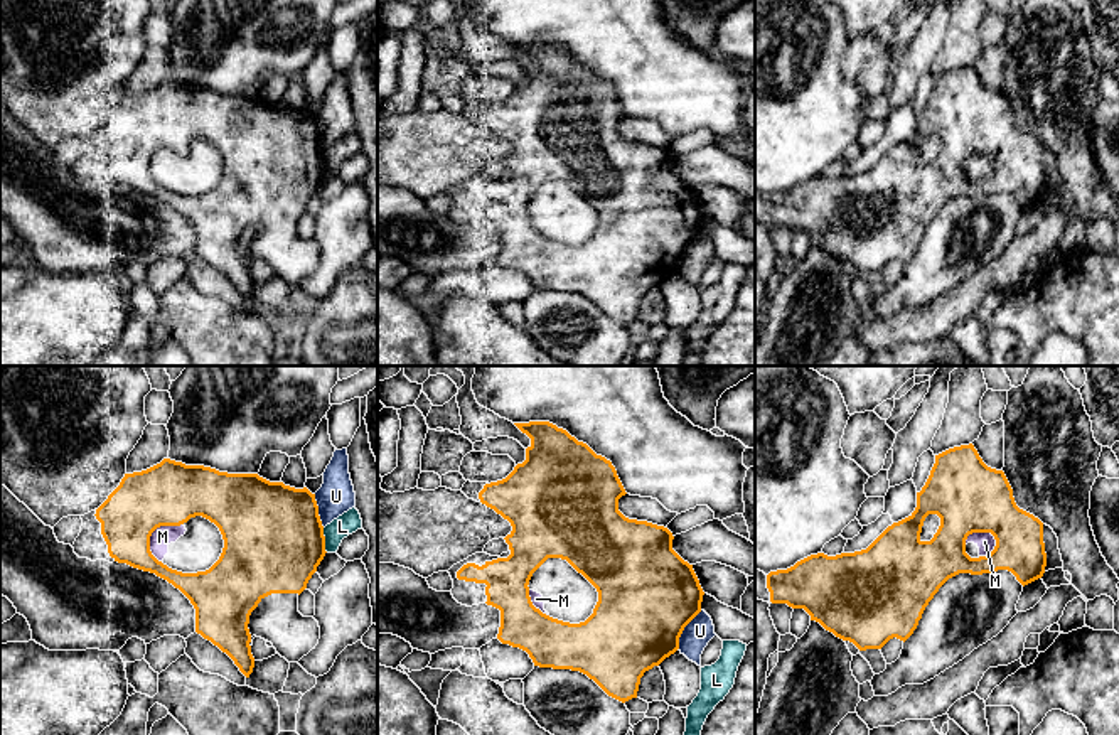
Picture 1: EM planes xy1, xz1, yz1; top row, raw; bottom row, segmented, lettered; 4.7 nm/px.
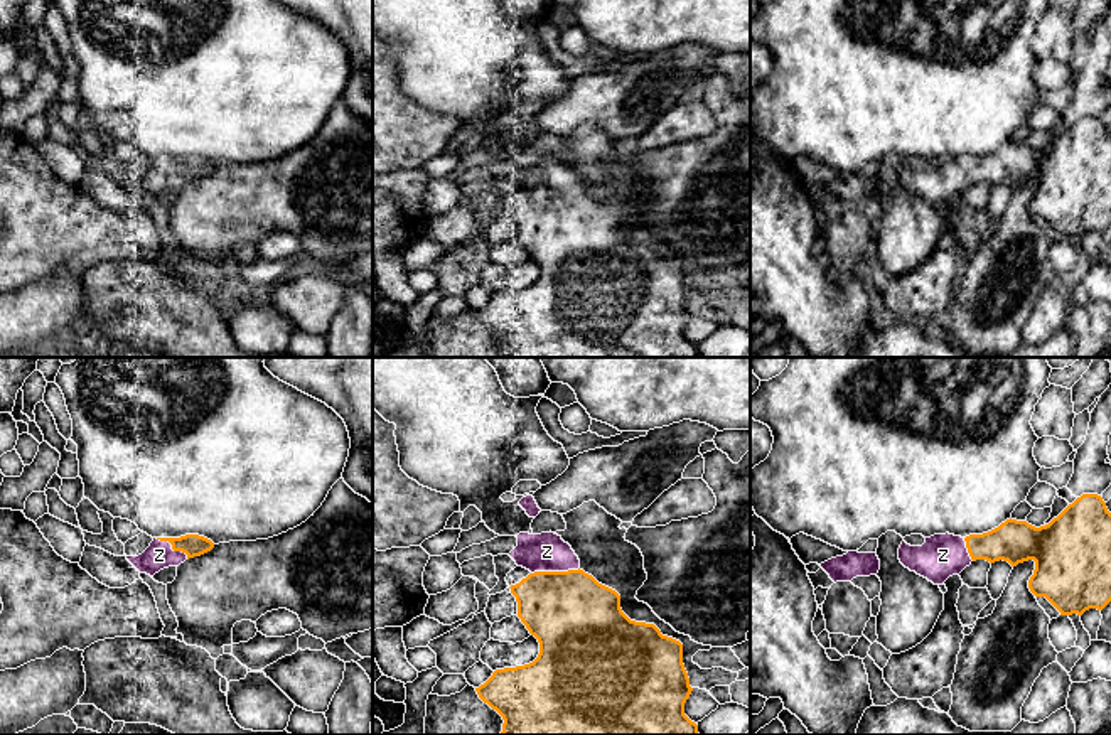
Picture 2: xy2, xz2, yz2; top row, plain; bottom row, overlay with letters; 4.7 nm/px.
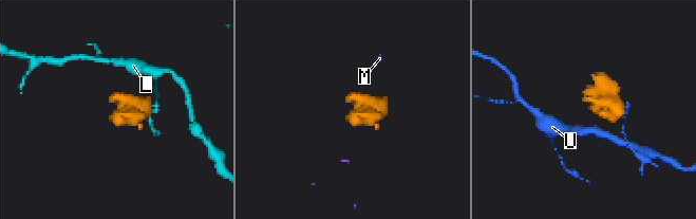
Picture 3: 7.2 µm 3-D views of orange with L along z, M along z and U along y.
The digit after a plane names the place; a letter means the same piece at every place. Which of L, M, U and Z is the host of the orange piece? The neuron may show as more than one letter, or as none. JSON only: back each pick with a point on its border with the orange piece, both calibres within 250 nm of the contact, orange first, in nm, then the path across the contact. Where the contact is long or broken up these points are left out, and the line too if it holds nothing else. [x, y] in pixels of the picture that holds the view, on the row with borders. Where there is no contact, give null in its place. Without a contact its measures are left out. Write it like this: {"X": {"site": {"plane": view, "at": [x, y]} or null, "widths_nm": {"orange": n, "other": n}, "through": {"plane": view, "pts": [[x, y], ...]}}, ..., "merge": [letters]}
{"Z": {"site": {"plane": "xz2", "at": [555, 572]}, "widths_nm": {"orange": 420, "other": 190}, "through": {"plane": "xz2", "pts": [[575, 619], [557, 599], [555, 572], [547, 552]]}}, "merge": ["Z"]}

